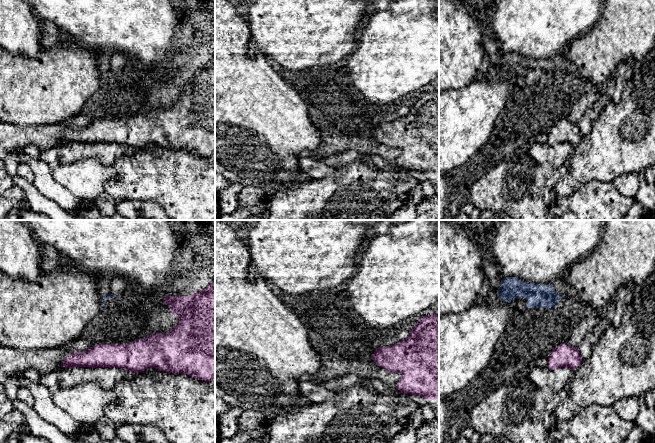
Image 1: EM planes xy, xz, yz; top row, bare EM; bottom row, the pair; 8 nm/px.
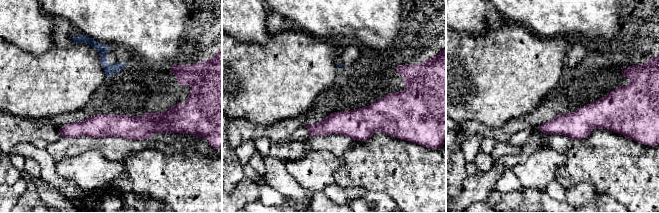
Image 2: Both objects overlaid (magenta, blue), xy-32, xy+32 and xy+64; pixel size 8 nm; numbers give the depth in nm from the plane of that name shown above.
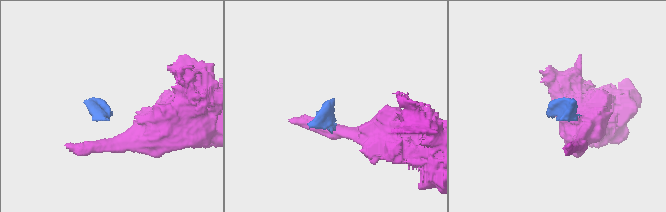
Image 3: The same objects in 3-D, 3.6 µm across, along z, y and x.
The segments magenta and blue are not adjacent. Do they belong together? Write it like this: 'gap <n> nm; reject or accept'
gap 300 nm; reject

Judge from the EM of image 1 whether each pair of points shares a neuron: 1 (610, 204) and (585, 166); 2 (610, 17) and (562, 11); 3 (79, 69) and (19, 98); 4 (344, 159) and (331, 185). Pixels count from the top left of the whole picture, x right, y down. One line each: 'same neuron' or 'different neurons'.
1: different neurons
2: different neurons
3: same neuron
4: different neurons

